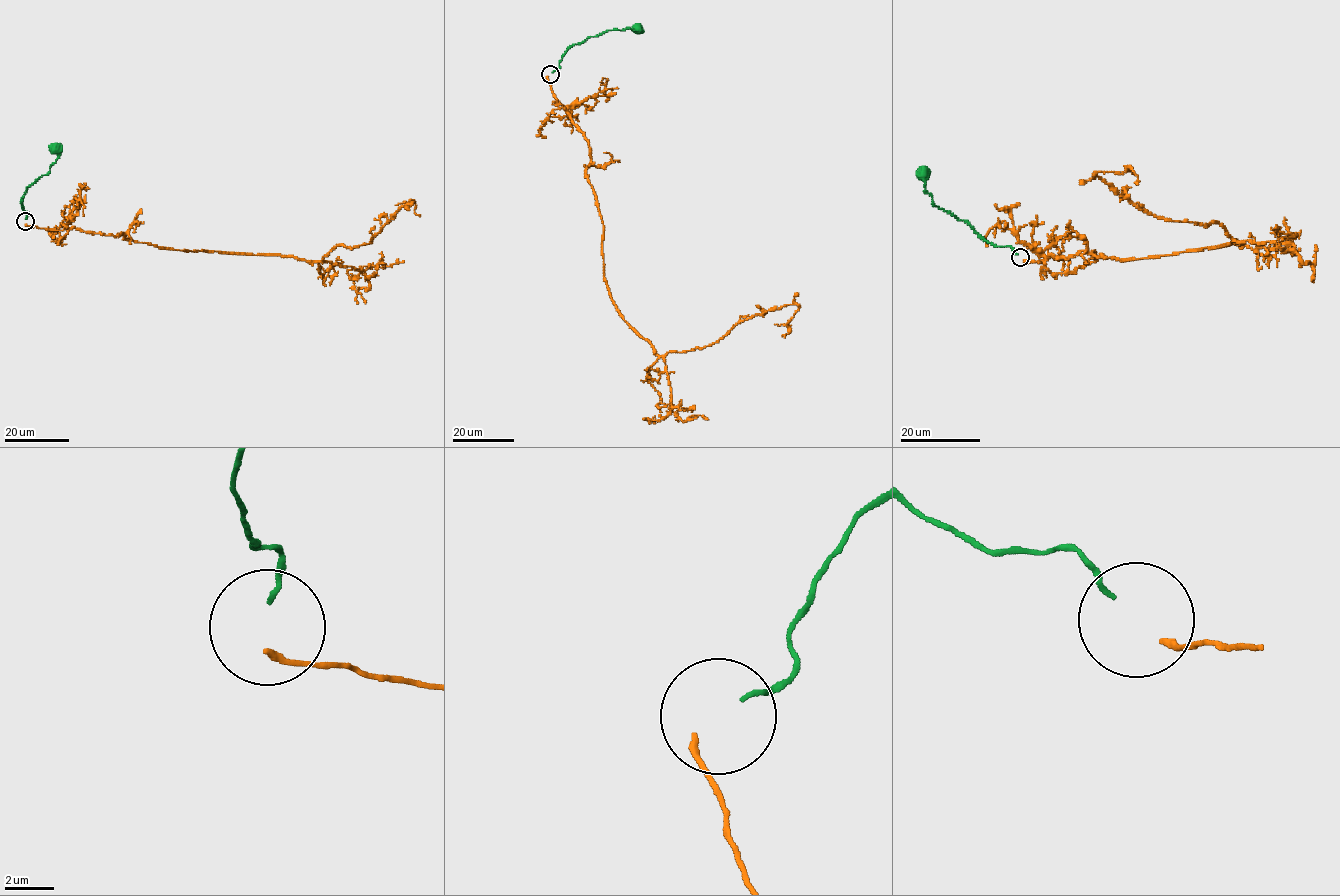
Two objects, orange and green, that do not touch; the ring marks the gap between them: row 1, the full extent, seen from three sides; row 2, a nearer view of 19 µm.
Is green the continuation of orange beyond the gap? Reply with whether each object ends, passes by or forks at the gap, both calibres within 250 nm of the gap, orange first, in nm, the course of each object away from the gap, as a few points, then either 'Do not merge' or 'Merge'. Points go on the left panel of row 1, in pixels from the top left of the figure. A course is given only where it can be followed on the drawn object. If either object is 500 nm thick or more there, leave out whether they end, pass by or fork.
At the ring orange ends. At the ring green ends. Thickness 280 nm (orange) against 200 nm. Course of orange: (25, 224), (122, 232), (125, 239), (186, 251), (319, 261), (337, 245), (371, 242), (412, 201), (420, 216). Course of green: (26, 219), (27, 212), (23, 211), (21, 203), (27, 187), (46, 175), (58, 156), (58, 150), (51, 144). Merge

